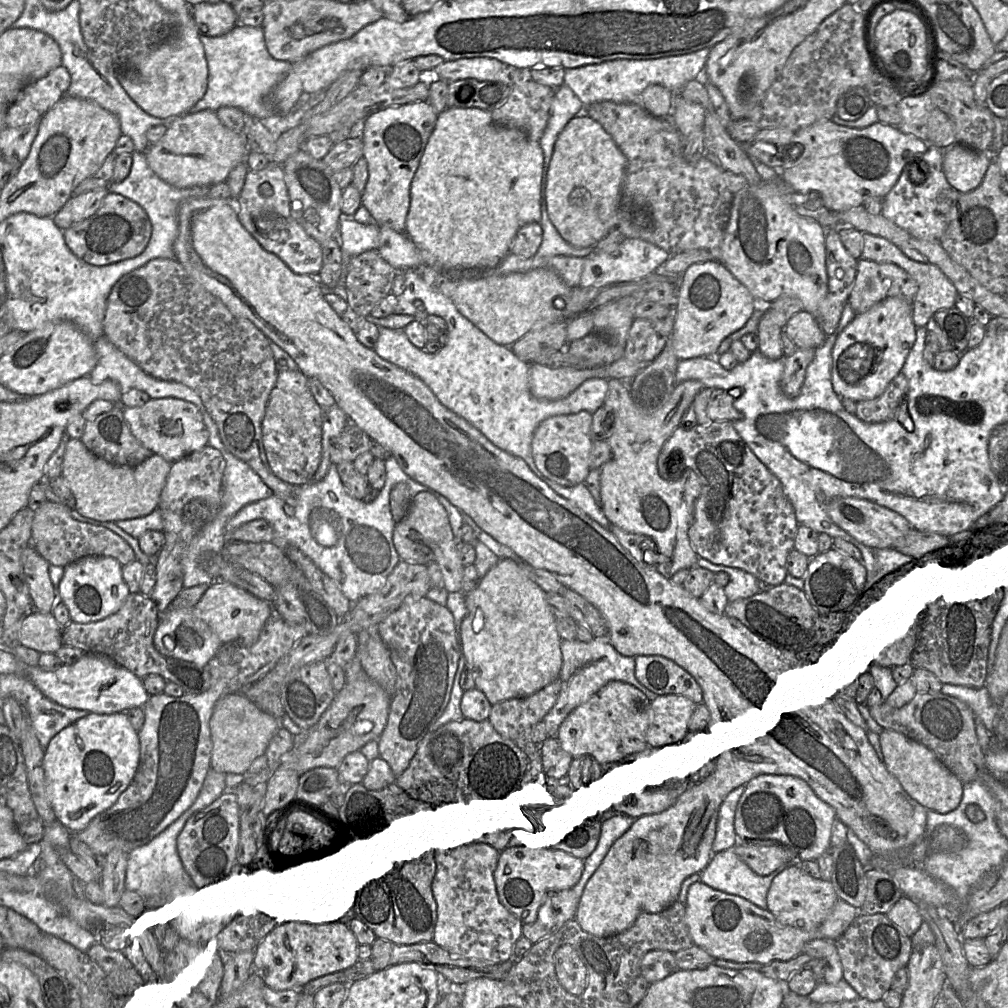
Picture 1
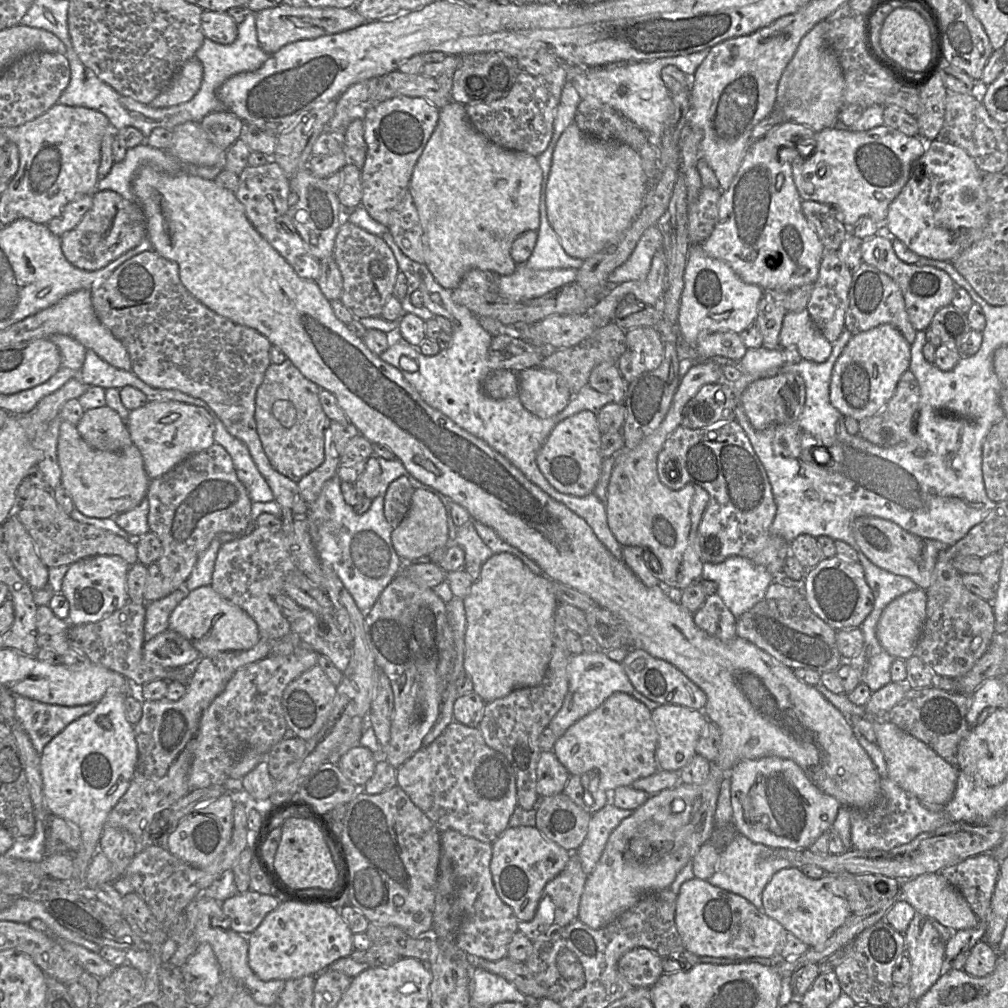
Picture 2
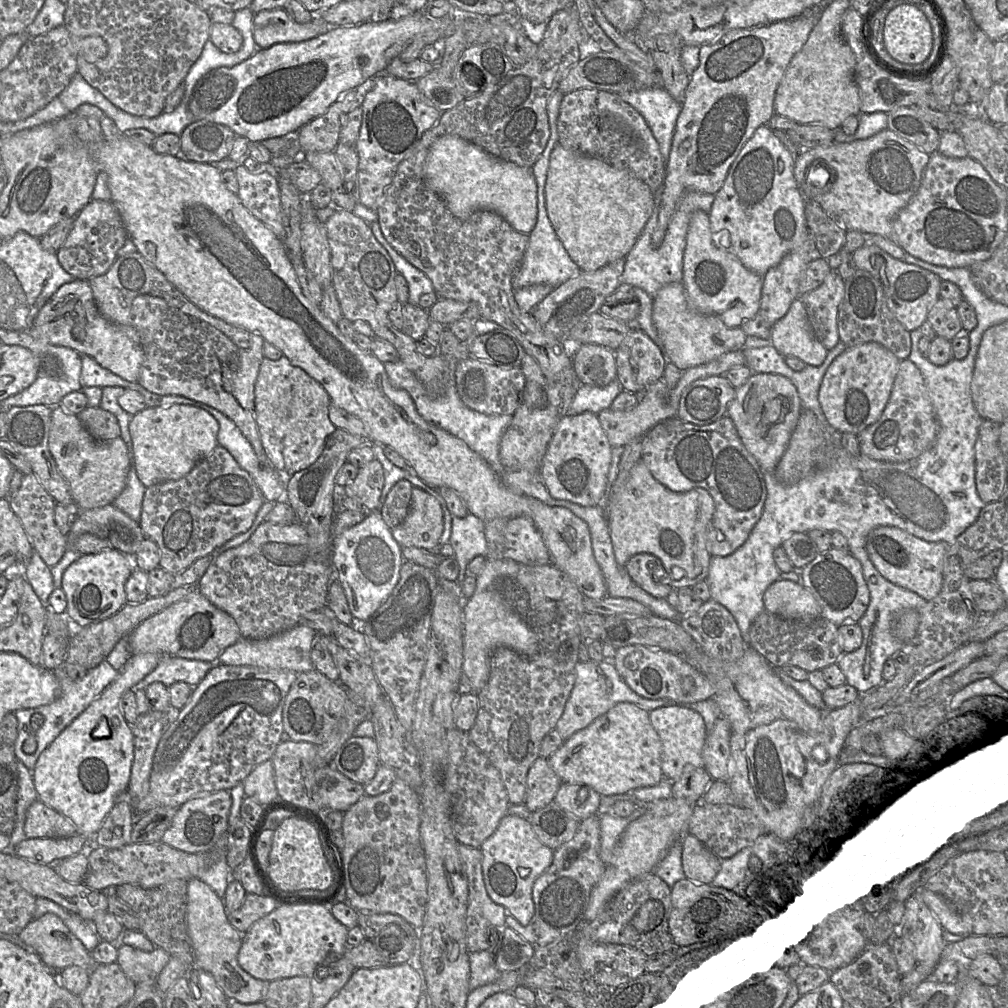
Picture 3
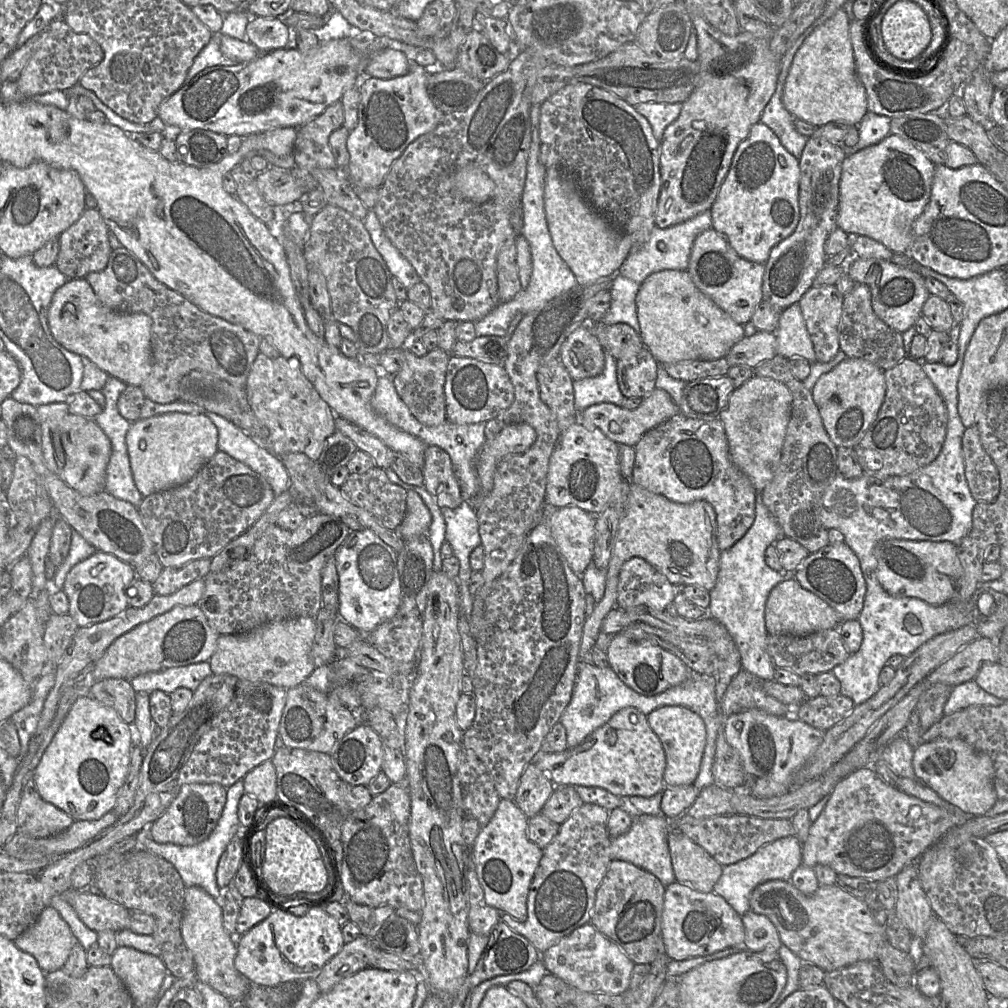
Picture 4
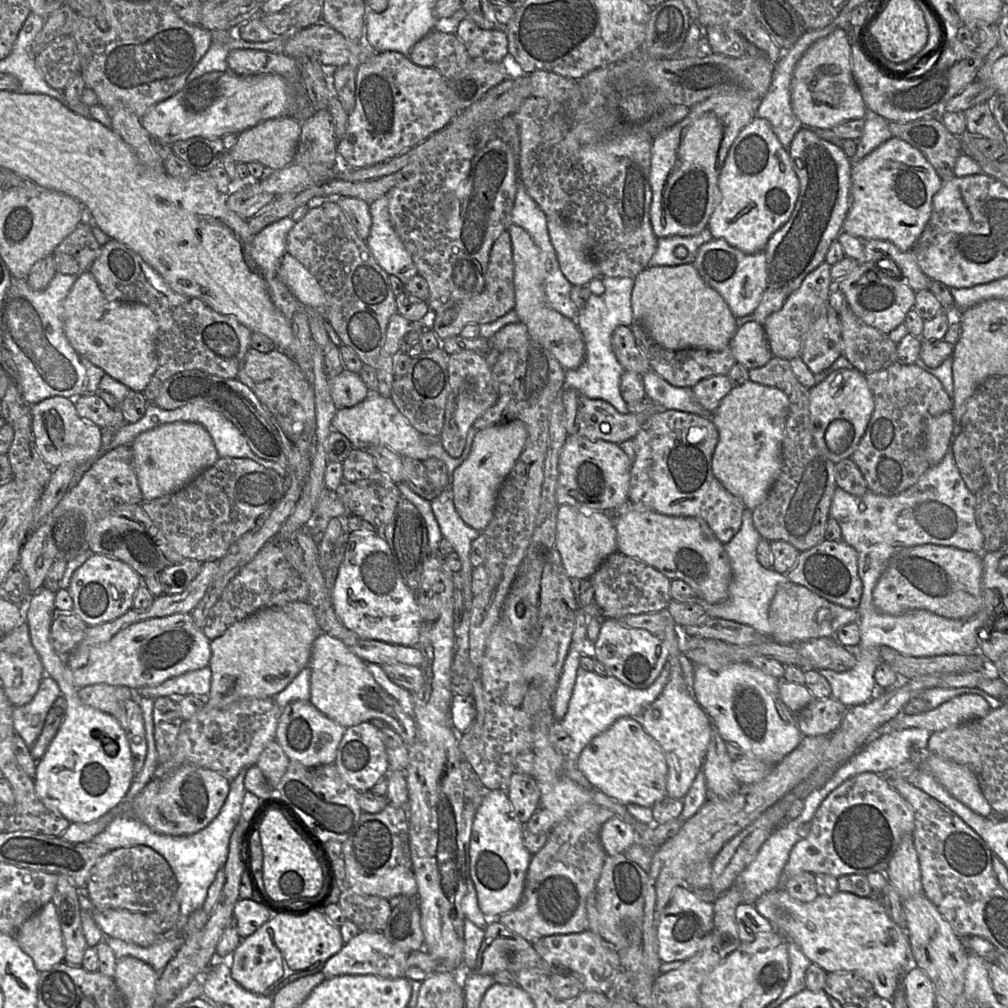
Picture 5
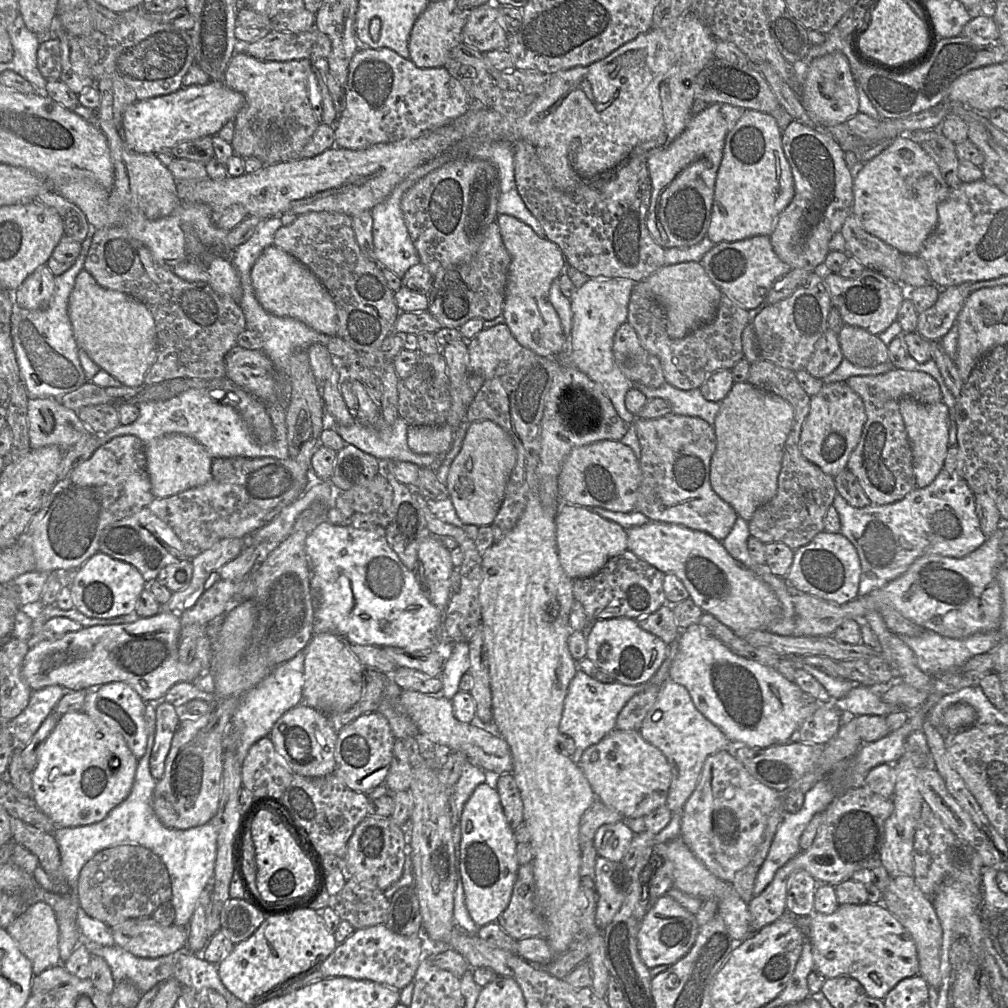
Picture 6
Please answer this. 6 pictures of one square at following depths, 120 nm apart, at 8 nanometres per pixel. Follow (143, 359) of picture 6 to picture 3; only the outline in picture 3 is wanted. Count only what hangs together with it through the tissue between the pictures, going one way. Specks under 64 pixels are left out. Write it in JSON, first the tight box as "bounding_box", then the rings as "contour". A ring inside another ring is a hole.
{"bounding_box":[35,280,144,382],"contour":[[[74,280],[62,285],[48,302],[40,309],[35,327],[42,338],[56,346],[64,346],[77,351],[81,356],[93,358],[100,366],[110,370],[129,382],[137,382],[144,353],[138,332],[125,325],[119,325],[106,319],[98,310],[88,280]]]}

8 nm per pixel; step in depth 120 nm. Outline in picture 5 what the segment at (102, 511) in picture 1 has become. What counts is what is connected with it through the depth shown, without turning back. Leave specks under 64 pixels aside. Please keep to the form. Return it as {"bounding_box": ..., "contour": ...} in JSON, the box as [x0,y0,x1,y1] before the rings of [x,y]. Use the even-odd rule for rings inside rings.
{"bounding_box":[31,398,101,469],"contour":[[[46,398],[31,406],[31,415],[35,446],[44,462],[52,469],[66,462],[85,463],[101,450],[101,428],[82,419],[73,401],[68,398]]]}

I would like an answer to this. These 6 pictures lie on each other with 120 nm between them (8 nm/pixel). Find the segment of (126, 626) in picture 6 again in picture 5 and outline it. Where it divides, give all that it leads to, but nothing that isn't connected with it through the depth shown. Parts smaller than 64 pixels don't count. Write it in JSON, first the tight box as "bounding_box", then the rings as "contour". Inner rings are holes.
{"bounding_box":[71,613,211,690],"contour":[[[176,613],[136,622],[109,641],[93,646],[85,665],[71,669],[73,684],[82,688],[93,684],[126,686],[133,690],[158,685],[172,677],[209,666],[211,641],[198,628],[191,613]]]}

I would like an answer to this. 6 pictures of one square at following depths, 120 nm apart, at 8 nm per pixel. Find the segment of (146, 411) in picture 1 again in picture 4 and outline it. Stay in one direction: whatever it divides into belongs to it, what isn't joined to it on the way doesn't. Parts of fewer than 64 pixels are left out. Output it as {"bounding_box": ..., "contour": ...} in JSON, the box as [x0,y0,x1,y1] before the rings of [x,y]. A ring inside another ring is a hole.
{"bounding_box":[127,412,218,497],"contour":[[[171,412],[131,422],[127,451],[135,485],[143,497],[181,486],[218,451],[218,430],[205,415]]]}

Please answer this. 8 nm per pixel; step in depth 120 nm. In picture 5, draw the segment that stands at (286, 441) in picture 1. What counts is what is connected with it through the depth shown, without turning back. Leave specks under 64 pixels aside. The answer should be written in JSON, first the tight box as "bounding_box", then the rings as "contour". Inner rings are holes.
{"bounding_box":[236,347,316,443],"contour":[[[251,347],[240,364],[236,379],[252,390],[292,443],[295,434],[301,433],[311,433],[314,443],[316,410],[313,385],[287,353],[279,349],[262,353]]]}

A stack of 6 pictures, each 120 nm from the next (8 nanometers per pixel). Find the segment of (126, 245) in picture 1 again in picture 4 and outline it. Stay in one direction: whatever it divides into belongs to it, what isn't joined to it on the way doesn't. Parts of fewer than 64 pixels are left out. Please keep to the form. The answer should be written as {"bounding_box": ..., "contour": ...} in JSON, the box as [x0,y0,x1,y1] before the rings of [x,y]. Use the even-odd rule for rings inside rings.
{"bounding_box":[56,208,113,279],"contour":[[[86,208],[80,219],[59,236],[60,250],[56,267],[70,279],[86,278],[90,273],[102,271],[113,251],[109,242],[110,233],[100,211]]]}

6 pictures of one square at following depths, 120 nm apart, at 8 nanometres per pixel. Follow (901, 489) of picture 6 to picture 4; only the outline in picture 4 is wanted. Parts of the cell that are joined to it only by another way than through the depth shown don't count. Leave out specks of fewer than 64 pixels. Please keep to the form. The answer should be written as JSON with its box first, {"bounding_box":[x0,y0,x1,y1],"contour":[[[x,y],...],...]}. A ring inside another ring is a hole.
{"bounding_box":[854,357,948,479],"contour":[[[906,357],[884,372],[886,395],[877,417],[854,447],[863,474],[878,479],[910,474],[938,456],[946,435],[948,413],[920,364]]]}

